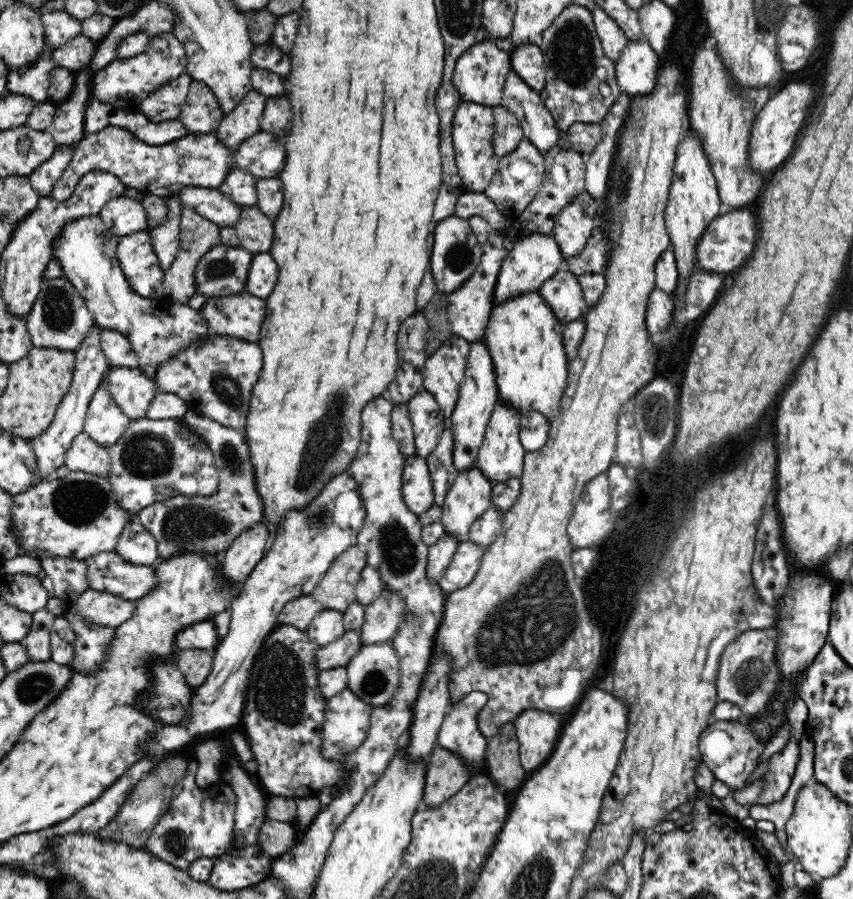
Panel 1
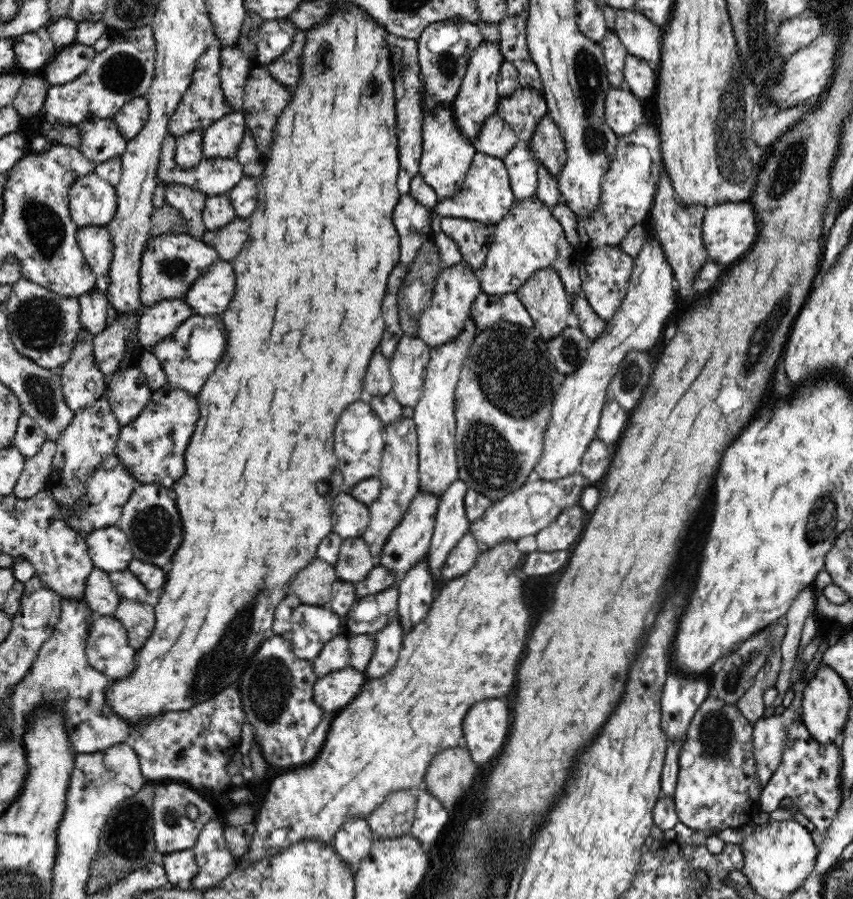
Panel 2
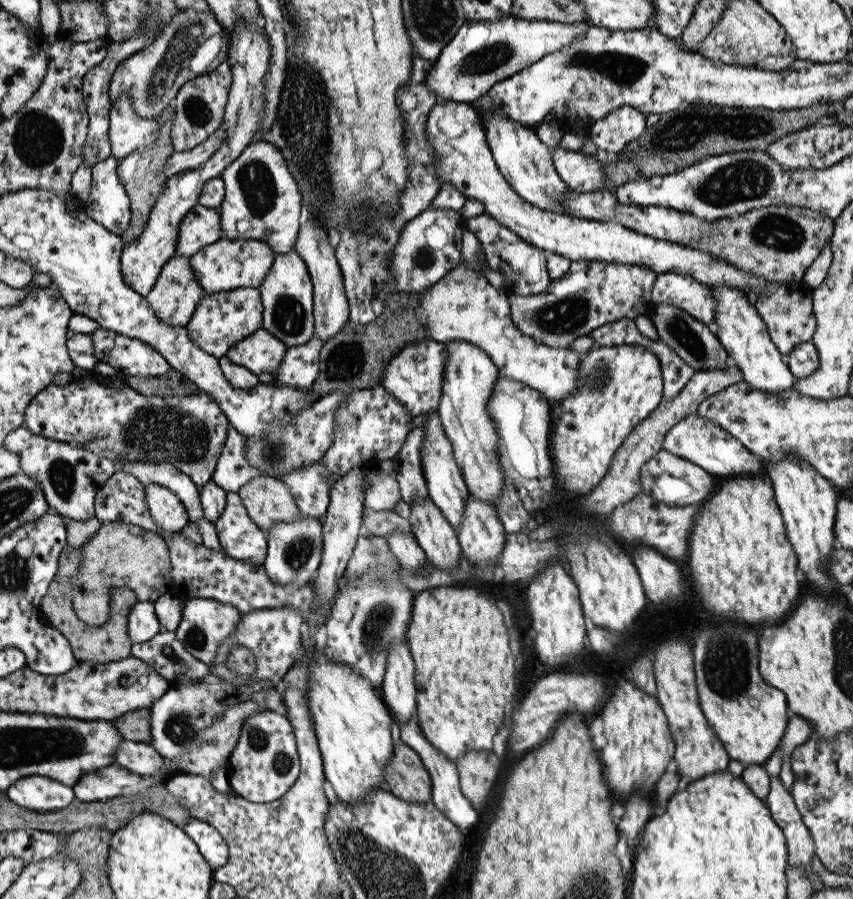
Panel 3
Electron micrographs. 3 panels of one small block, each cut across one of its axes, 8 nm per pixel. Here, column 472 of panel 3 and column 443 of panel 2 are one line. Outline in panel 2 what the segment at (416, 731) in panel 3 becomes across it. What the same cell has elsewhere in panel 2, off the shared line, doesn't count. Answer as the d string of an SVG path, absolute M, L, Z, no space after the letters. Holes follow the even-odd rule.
M421 786L415 793L415 819L409 833L420 841L422 849L428 850L448 823L451 811L446 810L435 796L426 791L426 787Z

